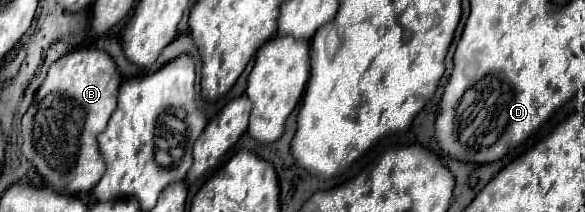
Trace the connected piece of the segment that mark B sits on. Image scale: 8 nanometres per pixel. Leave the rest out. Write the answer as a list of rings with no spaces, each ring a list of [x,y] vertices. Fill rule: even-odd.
[[[79,48],[51,64],[45,82],[23,116],[21,152],[57,194],[91,190],[105,174],[97,136],[105,130],[117,106],[121,76],[113,58],[97,48]]]

